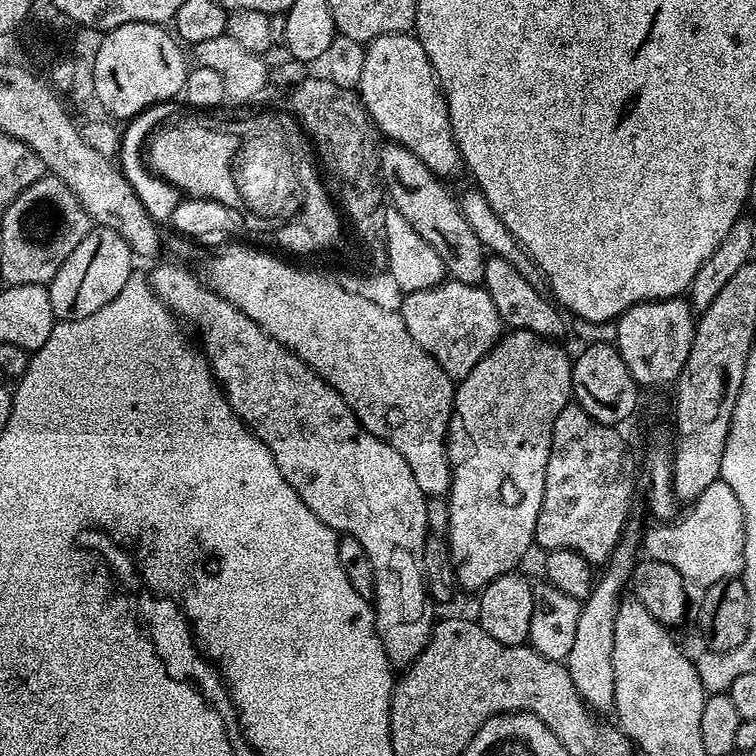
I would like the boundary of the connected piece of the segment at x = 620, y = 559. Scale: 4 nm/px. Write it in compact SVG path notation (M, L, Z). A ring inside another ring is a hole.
M632 530L625 531L601 574L593 583L591 592L584 597L578 614L578 627L574 633L574 647L566 661L566 667L578 694L597 713L614 705L614 622L618 618L618 606L629 587L632 571L638 559L638 536Z

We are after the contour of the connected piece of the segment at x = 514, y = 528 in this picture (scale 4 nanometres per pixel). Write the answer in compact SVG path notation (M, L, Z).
M509 331L501 335L474 370L466 374L464 380L455 385L456 397L452 403L452 421L448 423L446 443L448 446L448 463L452 465L452 485L449 486L446 499L449 508L449 524L446 533L446 543L449 557L452 559L452 574L461 589L473 588L479 590L485 588L494 578L513 571L516 563L528 552L528 547L533 547L536 538L536 523L538 522L538 510L542 510L542 494L546 486L546 462L550 458L550 446L552 445L552 431L554 430L554 418L562 414L562 410L573 399L572 395L572 361L571 355L560 349L561 345L555 340L547 340L538 334L529 332Z

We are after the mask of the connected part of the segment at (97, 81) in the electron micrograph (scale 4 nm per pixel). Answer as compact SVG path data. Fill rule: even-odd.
M130 22L126 26L118 26L112 32L103 33L93 66L95 103L100 103L109 112L105 112L109 117L127 122L150 106L175 101L184 91L190 67L189 61L184 61L183 50L181 41L167 27L159 24Z

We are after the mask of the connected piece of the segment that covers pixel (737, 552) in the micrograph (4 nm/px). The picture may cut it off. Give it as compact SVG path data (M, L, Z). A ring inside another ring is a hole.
M717 479L709 484L704 492L693 501L690 512L680 521L658 522L640 536L643 555L652 561L666 562L682 574L684 580L700 588L713 585L714 582L739 577L745 564L745 523L742 521L742 508L734 490L724 480Z

